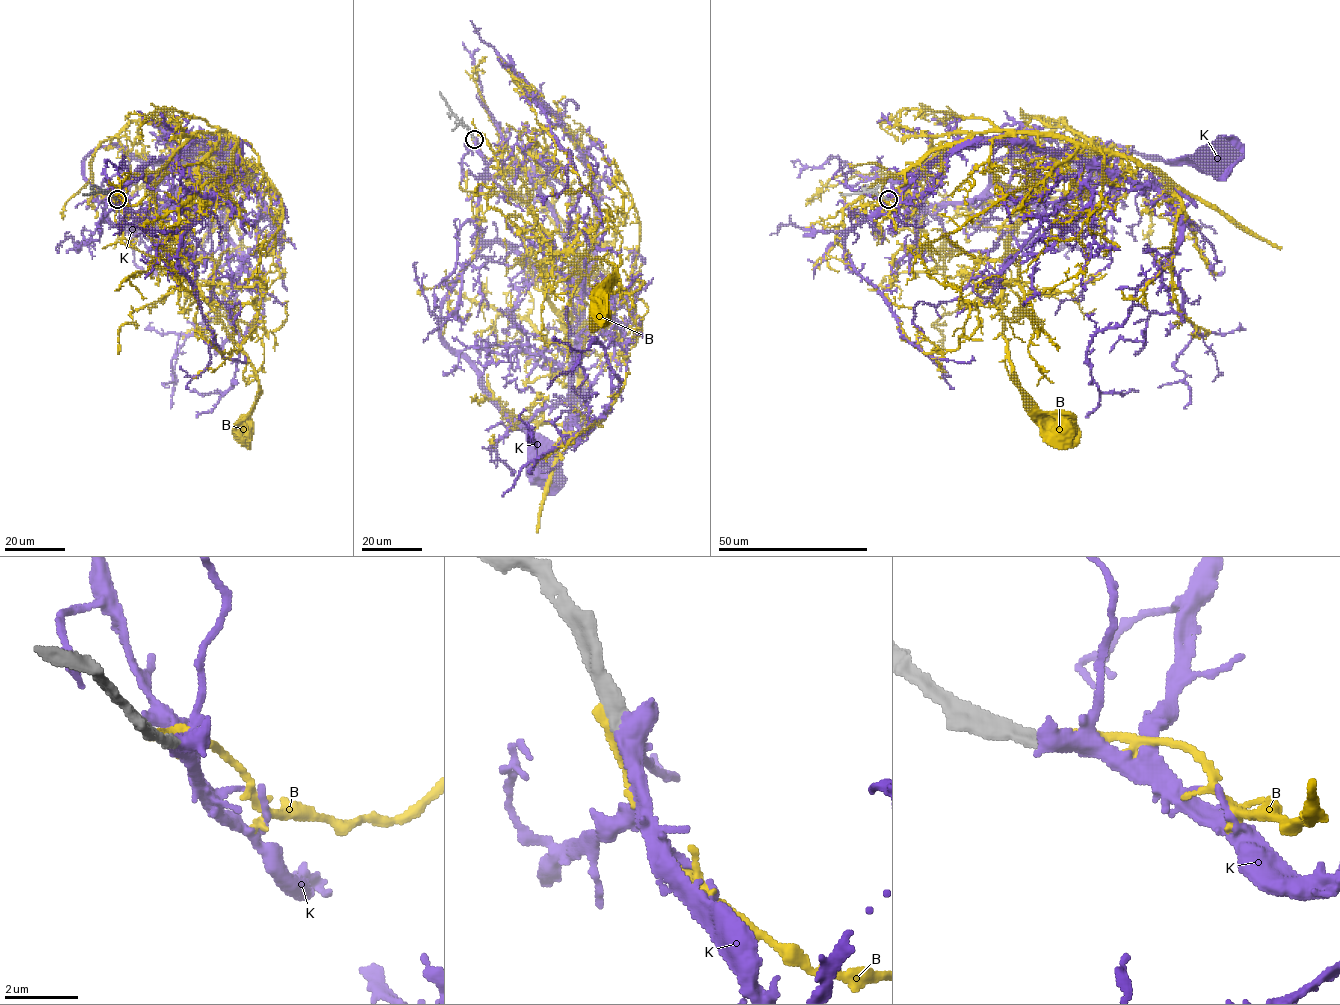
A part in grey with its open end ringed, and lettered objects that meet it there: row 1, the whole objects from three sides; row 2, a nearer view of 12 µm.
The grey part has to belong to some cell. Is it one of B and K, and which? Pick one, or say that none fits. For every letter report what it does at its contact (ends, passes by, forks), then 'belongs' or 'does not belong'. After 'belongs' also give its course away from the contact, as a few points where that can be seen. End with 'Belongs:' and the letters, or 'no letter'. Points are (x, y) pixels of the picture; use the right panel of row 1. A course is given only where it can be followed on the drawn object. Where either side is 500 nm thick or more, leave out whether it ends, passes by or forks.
B: it ends; does not belong
K: belongs; course (888, 199), (908, 210), (926, 209), (971, 202), (991, 186), (1029, 189), (1097, 147), (1177, 164), (1215, 161)
Belongs: K

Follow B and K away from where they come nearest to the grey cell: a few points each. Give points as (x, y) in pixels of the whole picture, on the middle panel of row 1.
B: (472, 138), (551, 188), (580, 262), (575, 344), (544, 262), (567, 252), (614, 268), (600, 318)
K: (474, 139), (487, 177), (478, 253), (441, 309), (441, 337), (468, 361), (545, 466)

